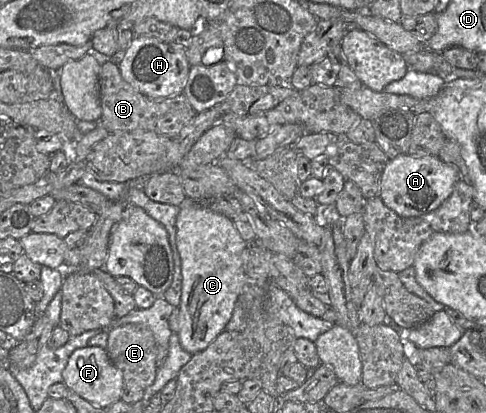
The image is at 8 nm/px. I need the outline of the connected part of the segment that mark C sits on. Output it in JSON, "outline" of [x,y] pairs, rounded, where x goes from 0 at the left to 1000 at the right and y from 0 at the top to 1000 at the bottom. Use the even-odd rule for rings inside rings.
{"outline":[[[383,477],[362,533],[362,591],[372,625],[374,712],[368,823],[393,857],[420,847],[477,768],[504,683],[498,613],[512,593],[488,559],[479,533],[407,496]]]}

